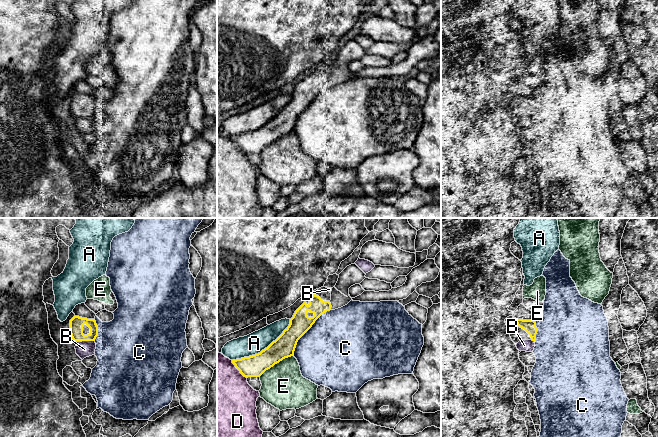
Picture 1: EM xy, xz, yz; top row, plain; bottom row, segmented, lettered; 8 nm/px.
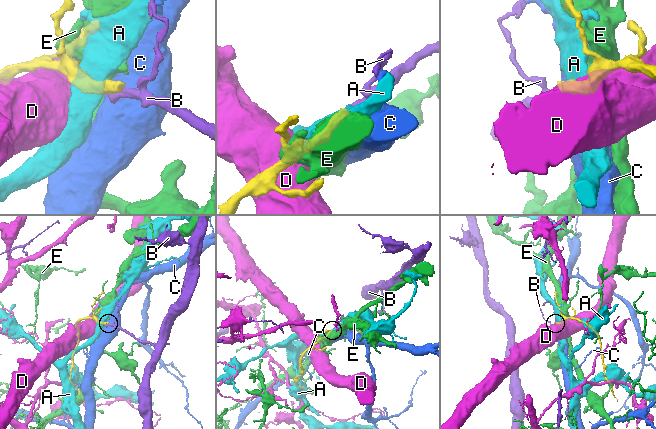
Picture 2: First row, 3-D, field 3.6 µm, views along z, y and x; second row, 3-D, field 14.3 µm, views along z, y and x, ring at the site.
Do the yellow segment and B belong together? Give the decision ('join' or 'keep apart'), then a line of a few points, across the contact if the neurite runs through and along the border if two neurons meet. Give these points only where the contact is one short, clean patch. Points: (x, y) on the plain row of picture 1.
join | xy (76, 99), (76, 106), (88, 116), (88, 121), (84, 125)

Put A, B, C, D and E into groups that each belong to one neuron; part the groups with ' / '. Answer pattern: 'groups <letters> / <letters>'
groups A / B / C / D / E

